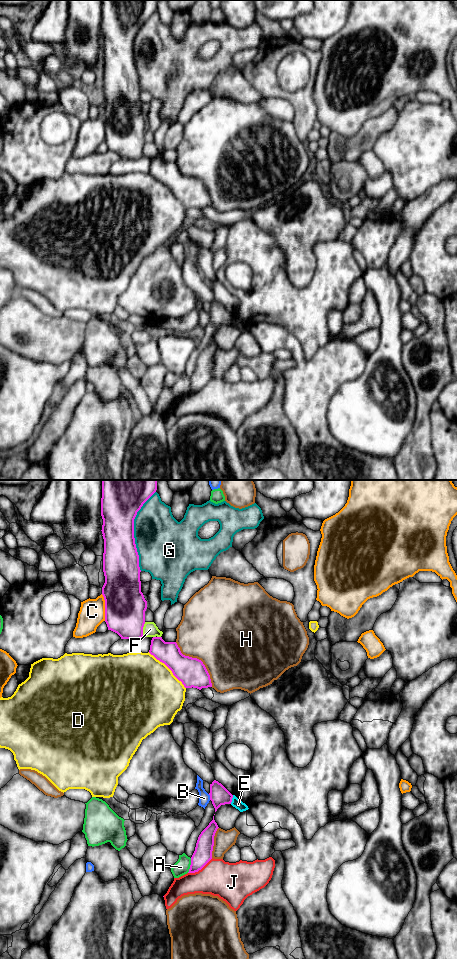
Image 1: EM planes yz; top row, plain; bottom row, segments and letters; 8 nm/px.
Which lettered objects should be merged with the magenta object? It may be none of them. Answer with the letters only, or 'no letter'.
no letter

